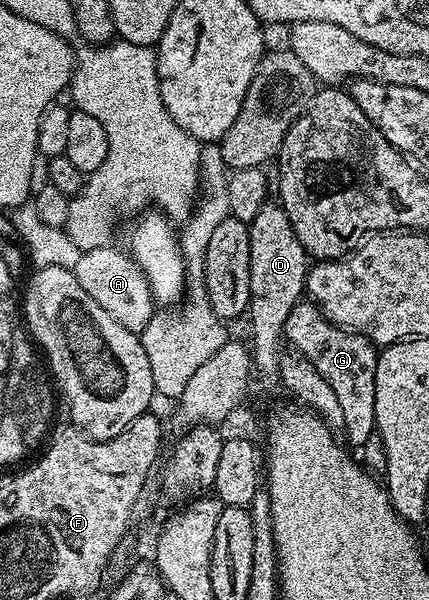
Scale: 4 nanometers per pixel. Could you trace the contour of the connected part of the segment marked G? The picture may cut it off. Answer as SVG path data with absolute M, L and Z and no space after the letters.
M300 302L293 306L289 318L283 323L286 343L317 368L335 394L345 416L345 436L362 446L375 430L375 399L377 398L377 362L380 349L368 336L348 332L328 320L327 315L313 302Z

